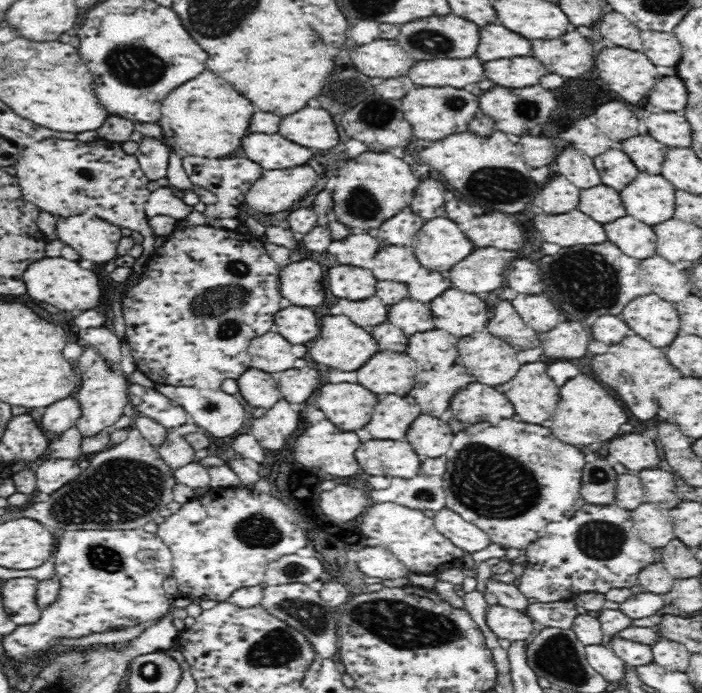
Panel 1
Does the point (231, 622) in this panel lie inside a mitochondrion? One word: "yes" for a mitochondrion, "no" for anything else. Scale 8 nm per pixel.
no

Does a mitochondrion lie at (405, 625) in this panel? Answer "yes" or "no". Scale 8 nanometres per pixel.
yes

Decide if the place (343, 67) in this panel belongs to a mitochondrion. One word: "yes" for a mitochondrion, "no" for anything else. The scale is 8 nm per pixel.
no

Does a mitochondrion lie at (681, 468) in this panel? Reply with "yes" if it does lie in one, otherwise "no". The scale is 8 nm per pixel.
no

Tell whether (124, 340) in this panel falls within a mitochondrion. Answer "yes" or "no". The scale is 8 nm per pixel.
no

